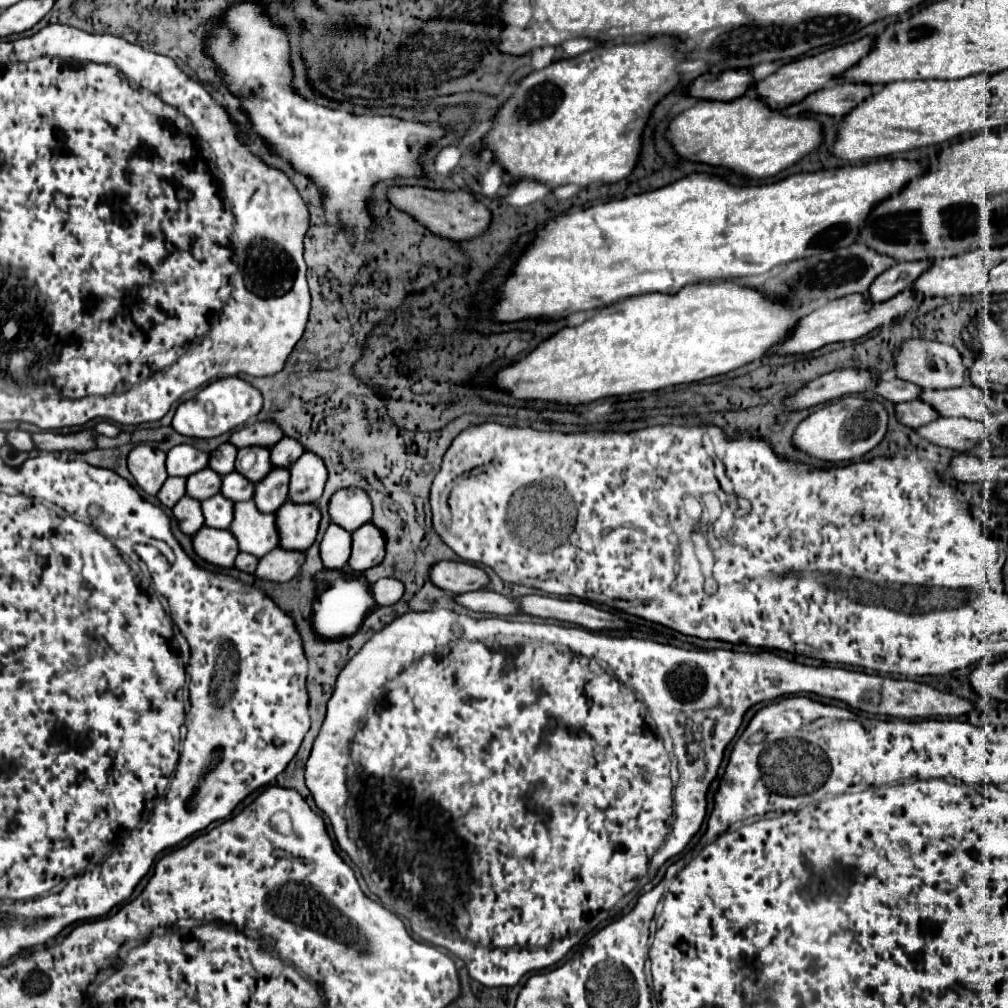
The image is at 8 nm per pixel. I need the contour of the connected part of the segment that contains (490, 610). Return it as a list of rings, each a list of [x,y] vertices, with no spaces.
[[[475,590],[475,592],[465,592],[453,596],[455,604],[473,610],[473,612],[483,612],[483,614],[499,614],[499,616],[509,616],[509,614],[519,614],[519,606],[511,596],[501,596],[497,592],[489,590]]]

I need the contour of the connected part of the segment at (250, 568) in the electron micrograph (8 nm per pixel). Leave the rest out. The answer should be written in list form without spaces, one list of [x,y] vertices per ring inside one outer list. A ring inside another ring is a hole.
[[[241,552],[241,554],[235,558],[235,568],[241,570],[241,572],[247,572],[247,574],[253,574],[255,568],[257,568],[257,562],[259,562],[259,560],[257,560],[255,556]]]

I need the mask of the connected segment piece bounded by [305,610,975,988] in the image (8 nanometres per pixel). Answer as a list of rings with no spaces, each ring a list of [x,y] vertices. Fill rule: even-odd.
[[[431,610],[431,612],[409,612],[409,614],[403,614],[399,618],[395,618],[387,628],[383,628],[381,632],[377,632],[355,656],[353,660],[347,662],[347,666],[341,670],[339,678],[337,678],[337,684],[335,684],[335,692],[327,704],[327,716],[323,720],[323,726],[319,730],[319,736],[315,738],[313,742],[313,750],[311,750],[311,756],[305,764],[305,782],[307,782],[307,788],[311,790],[311,796],[315,800],[315,806],[327,814],[331,826],[333,826],[333,832],[335,832],[335,838],[337,838],[337,844],[341,850],[345,850],[351,860],[357,864],[357,868],[361,870],[367,886],[369,886],[369,892],[377,894],[381,892],[381,896],[389,896],[391,898],[391,912],[395,912],[397,916],[409,920],[409,924],[413,926],[413,932],[417,936],[421,936],[425,942],[429,944],[435,944],[435,946],[441,946],[441,948],[447,948],[449,952],[453,952],[457,958],[461,958],[467,968],[469,968],[469,976],[477,982],[481,982],[483,986],[489,986],[489,988],[499,988],[499,986],[515,986],[521,976],[525,976],[527,972],[539,972],[539,970],[545,970],[553,964],[557,964],[575,944],[579,944],[581,938],[585,938],[585,934],[593,932],[603,920],[607,918],[613,918],[615,914],[619,914],[627,904],[619,904],[629,892],[633,892],[635,888],[639,888],[641,884],[647,882],[647,874],[649,874],[649,868],[651,868],[651,858],[655,856],[655,852],[663,846],[663,864],[679,854],[689,842],[691,838],[699,832],[703,820],[705,820],[705,814],[707,814],[707,790],[711,786],[711,782],[715,780],[717,772],[719,772],[719,766],[723,762],[723,754],[725,754],[725,748],[729,746],[729,742],[735,738],[741,722],[743,722],[743,716],[745,712],[755,706],[755,704],[761,704],[761,702],[773,702],[775,698],[781,698],[781,696],[793,696],[793,694],[817,694],[817,696],[823,696],[823,698],[831,698],[831,700],[839,700],[839,702],[845,702],[849,708],[855,708],[855,710],[861,710],[861,712],[867,712],[867,714],[881,714],[881,716],[891,716],[891,718],[901,718],[901,720],[913,720],[913,718],[937,718],[937,716],[947,716],[947,718],[957,718],[957,716],[963,716],[967,714],[969,710],[973,710],[973,702],[971,700],[963,700],[955,694],[947,694],[947,692],[939,692],[927,684],[919,684],[919,682],[911,682],[911,680],[895,680],[895,678],[885,678],[885,676],[877,676],[877,674],[865,674],[865,672],[859,672],[859,670],[847,670],[847,668],[833,668],[833,666],[803,666],[803,664],[797,664],[797,662],[789,662],[785,658],[781,658],[779,654],[775,652],[761,652],[761,654],[745,654],[745,652],[731,652],[731,650],[683,650],[683,648],[675,648],[675,646],[667,646],[667,644],[659,644],[659,642],[653,642],[653,640],[643,640],[643,638],[633,638],[633,636],[611,636],[607,632],[593,632],[593,630],[585,630],[585,628],[579,628],[579,626],[561,626],[561,624],[547,624],[547,622],[519,622],[513,620],[503,620],[503,618],[481,618],[481,620],[475,620],[475,618],[469,618],[465,614],[455,614],[453,610]],[[547,714],[549,714],[549,760],[543,760],[543,736],[545,736],[545,730],[547,730]],[[349,756],[353,758],[353,766],[355,766],[355,778],[353,784],[349,784],[349,792],[351,792],[351,804],[348,802],[350,793],[347,792],[347,786],[345,786],[345,766],[349,762]],[[347,836],[355,842],[355,844],[349,844],[347,848]],[[455,836],[463,836],[463,840],[459,840],[459,868],[455,868]],[[455,872],[459,872],[459,900],[463,900],[463,916],[459,920],[459,926],[455,926]],[[377,882],[381,882],[383,886],[377,888]],[[455,930],[461,930],[459,934],[459,940],[455,940]]]

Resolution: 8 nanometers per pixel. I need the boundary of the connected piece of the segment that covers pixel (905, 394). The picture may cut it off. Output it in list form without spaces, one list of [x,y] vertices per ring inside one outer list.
[[[881,378],[875,384],[875,394],[889,400],[889,402],[909,402],[919,398],[921,388],[917,388],[913,382],[905,382],[901,378]]]

